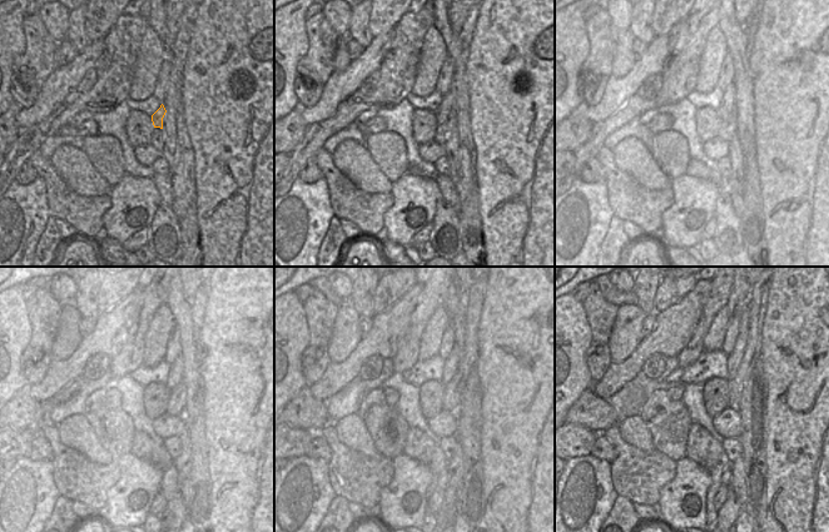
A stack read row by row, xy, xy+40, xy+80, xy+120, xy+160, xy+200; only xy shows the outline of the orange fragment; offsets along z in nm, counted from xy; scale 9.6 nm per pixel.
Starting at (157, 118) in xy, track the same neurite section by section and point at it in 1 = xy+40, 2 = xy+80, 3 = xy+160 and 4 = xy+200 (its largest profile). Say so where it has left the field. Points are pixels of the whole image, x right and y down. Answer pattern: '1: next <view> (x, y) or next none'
1: next xy+40 (445, 110)
2: next xy+80 (725, 110)
3: next xy+160 (452, 361)
4: next xy+200 (734, 358)

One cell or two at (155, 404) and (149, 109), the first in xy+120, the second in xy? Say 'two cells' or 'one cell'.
two cells

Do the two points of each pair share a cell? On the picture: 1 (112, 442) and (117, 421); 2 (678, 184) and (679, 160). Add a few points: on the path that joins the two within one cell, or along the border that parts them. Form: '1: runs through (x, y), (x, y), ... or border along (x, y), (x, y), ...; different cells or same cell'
1: runs through (114, 437), (115, 426); same cell
2: border along (685, 173), (671, 180); different cells

